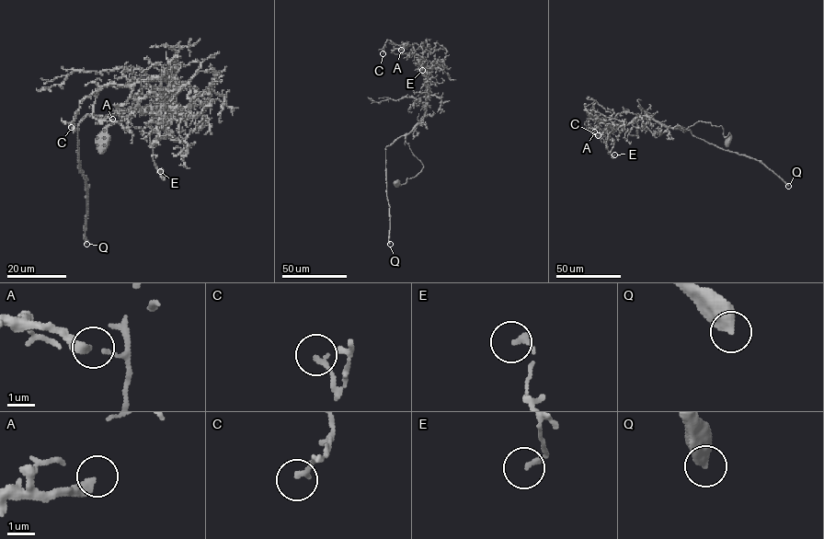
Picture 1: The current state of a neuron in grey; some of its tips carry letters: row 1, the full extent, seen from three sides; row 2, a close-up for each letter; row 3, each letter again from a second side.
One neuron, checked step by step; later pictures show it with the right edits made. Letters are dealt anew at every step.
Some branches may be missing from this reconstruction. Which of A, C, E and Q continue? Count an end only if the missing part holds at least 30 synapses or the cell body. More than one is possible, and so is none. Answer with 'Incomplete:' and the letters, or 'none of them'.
Incomplete: Q

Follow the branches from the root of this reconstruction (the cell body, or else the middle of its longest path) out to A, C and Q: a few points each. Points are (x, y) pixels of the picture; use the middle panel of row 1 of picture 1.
A: (395, 183), (405, 184), (423, 166), (405, 138), (424, 114), (428, 88), (423, 60), (392, 51), (401, 50)
C: (395, 183), (405, 184), (423, 166), (405, 138), (424, 114), (428, 83), (420, 46), (387, 40), (383, 53)
Q: (395, 183), (405, 184), (423, 166), (406, 142), (405, 135), (385, 147), (390, 244)

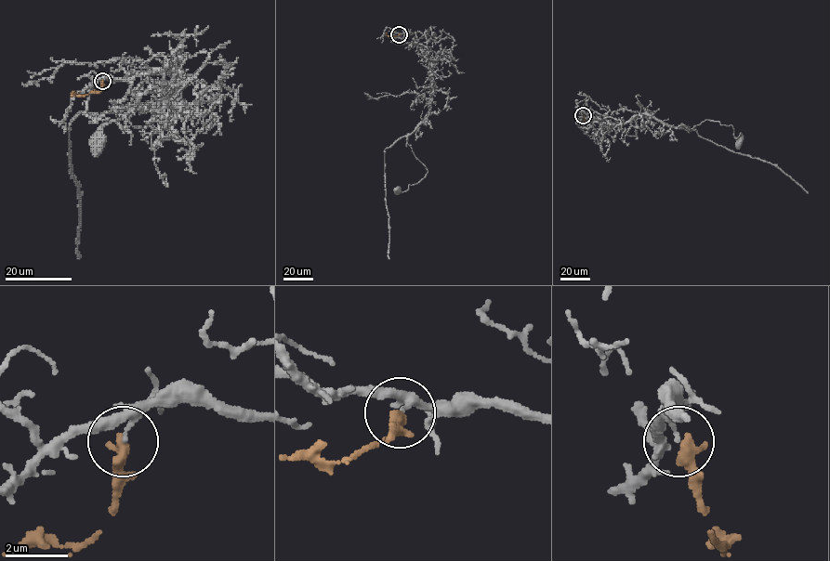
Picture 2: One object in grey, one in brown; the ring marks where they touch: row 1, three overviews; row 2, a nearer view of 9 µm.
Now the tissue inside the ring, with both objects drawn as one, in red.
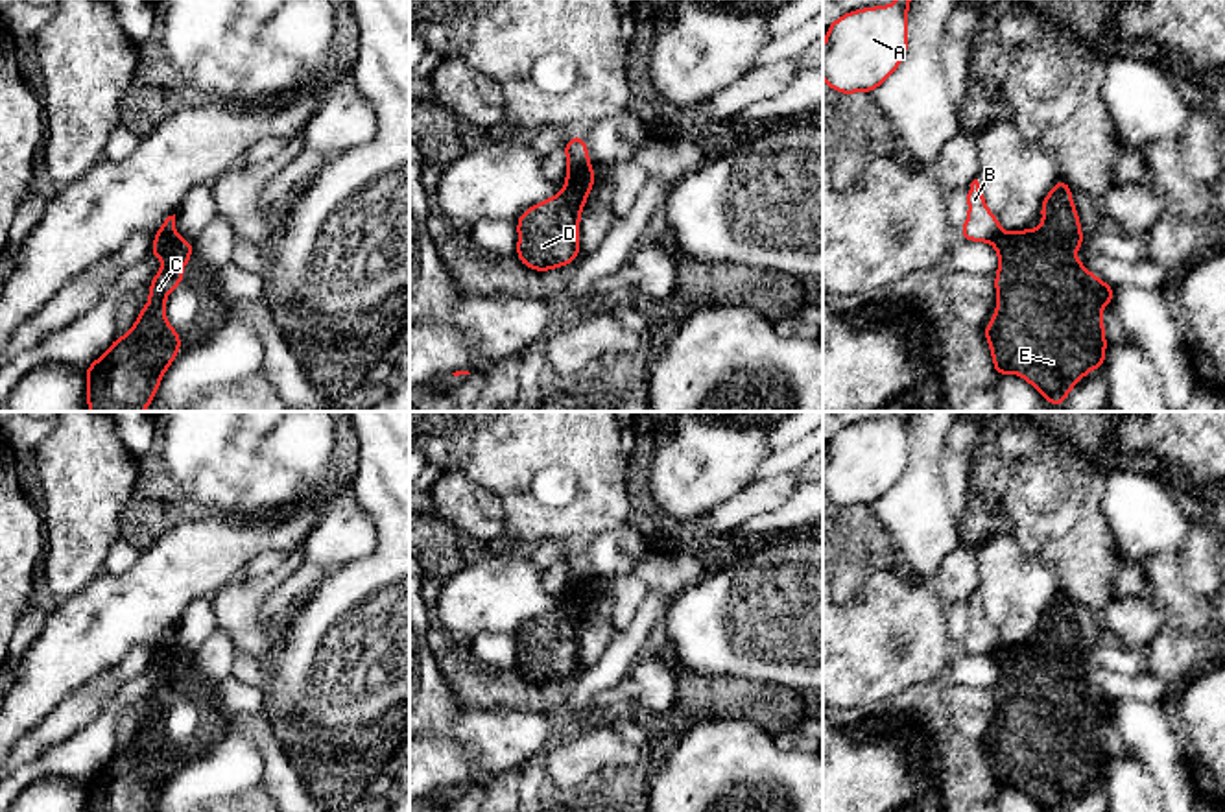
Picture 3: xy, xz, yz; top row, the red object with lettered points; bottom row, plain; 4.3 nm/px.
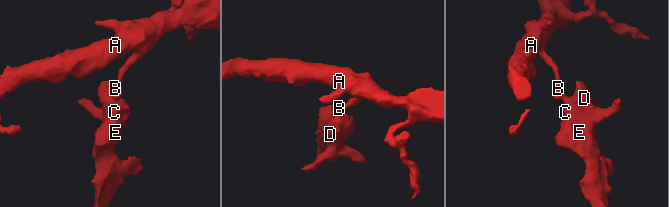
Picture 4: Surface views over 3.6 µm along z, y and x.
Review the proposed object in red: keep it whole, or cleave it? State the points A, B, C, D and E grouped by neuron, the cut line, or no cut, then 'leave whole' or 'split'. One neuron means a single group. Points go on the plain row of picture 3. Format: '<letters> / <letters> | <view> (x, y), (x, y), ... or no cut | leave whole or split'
A B / C D E | xz (591, 582), (569, 585) | split

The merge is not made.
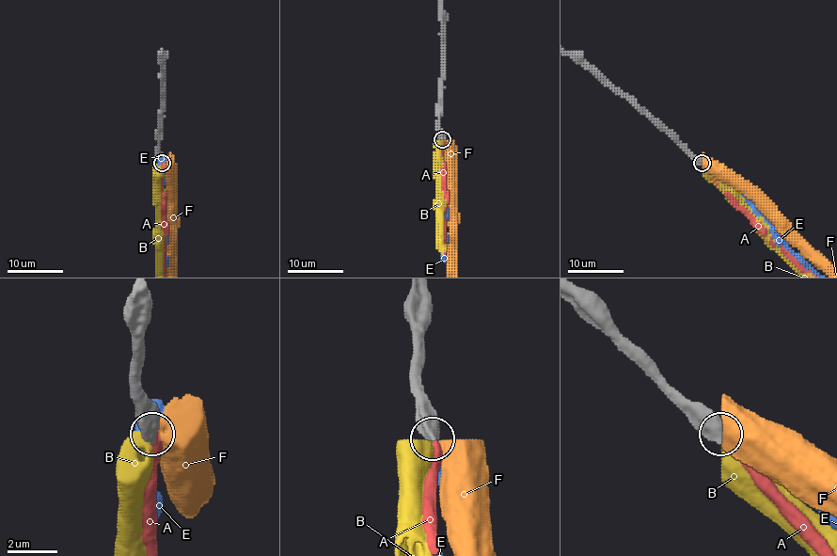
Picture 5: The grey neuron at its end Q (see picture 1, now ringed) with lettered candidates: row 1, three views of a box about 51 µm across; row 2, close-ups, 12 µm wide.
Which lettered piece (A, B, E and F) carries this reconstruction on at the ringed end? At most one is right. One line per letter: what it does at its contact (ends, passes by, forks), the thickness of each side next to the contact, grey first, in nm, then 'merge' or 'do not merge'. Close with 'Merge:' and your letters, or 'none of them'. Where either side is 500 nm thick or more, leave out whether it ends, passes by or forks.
A: 650/550 nm | merge
B: 600/600 nm | do not merge
E: 700/700 nm | do not merge
F: 650/650 nm | do not merge
Merge: A

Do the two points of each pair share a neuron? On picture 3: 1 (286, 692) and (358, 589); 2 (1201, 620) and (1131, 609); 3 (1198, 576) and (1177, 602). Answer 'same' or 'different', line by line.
1: same
2: different
3: different

